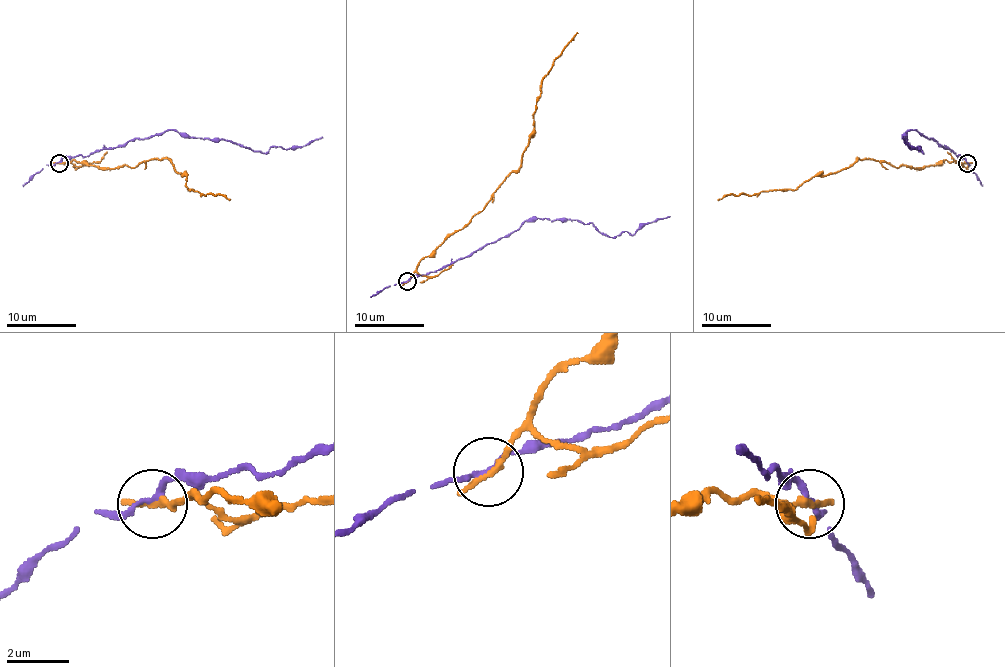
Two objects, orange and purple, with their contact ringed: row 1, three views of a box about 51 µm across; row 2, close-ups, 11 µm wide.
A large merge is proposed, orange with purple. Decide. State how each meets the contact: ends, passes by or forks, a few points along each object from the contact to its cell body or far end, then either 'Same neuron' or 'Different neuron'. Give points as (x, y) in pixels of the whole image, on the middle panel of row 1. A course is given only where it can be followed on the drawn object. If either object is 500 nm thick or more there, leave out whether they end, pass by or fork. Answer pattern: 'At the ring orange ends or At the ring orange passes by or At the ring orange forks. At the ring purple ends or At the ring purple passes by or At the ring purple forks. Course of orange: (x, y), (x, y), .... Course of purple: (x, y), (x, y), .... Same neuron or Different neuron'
At the ring orange ends. At the ring purple passes by. Course of orange: (406, 281), (424, 258), (483, 210), (497, 187), (521, 165), (533, 128), (542, 78), (578, 33). Course of purple: (406, 281), (471, 257), (526, 220), (580, 220), (613, 237), (670, 217). Different neuron

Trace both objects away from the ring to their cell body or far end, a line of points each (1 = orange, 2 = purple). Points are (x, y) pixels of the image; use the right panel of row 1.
1: (966, 163), (944, 160), (909, 168), (857, 158), (829, 175), (814, 175), (794, 189), (725, 194), (718, 200)
2: (966, 163), (918, 130), (906, 134), (906, 141), (923, 153), (902, 137)

